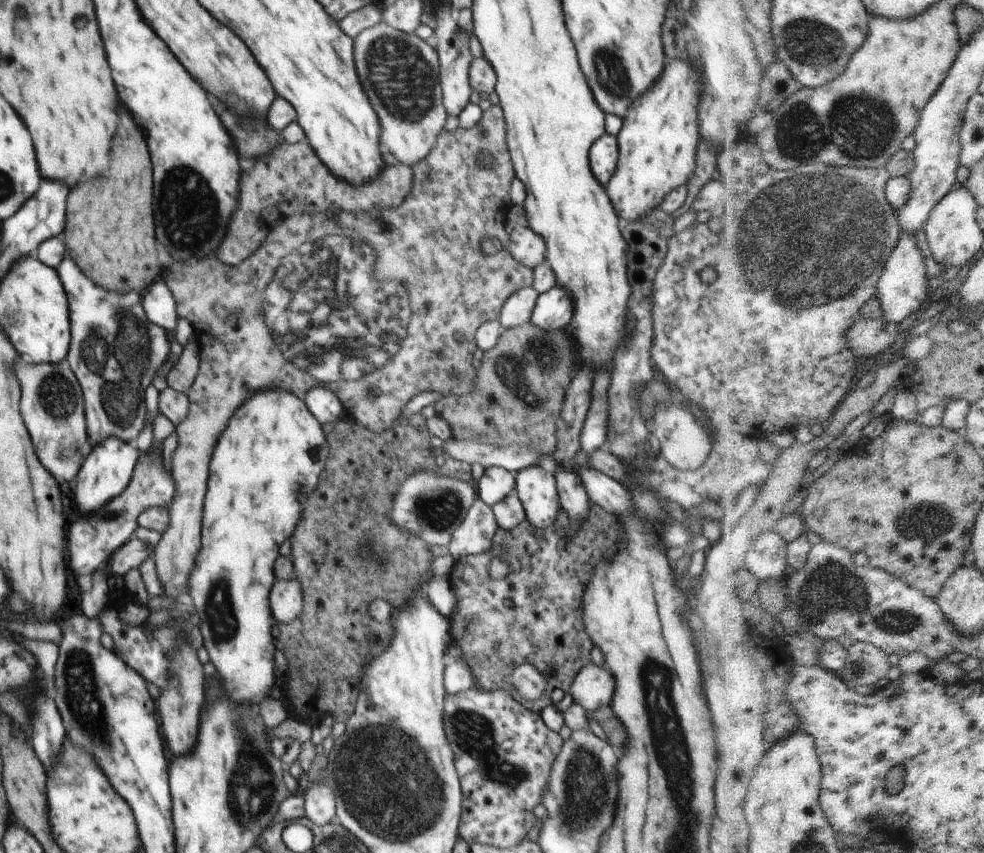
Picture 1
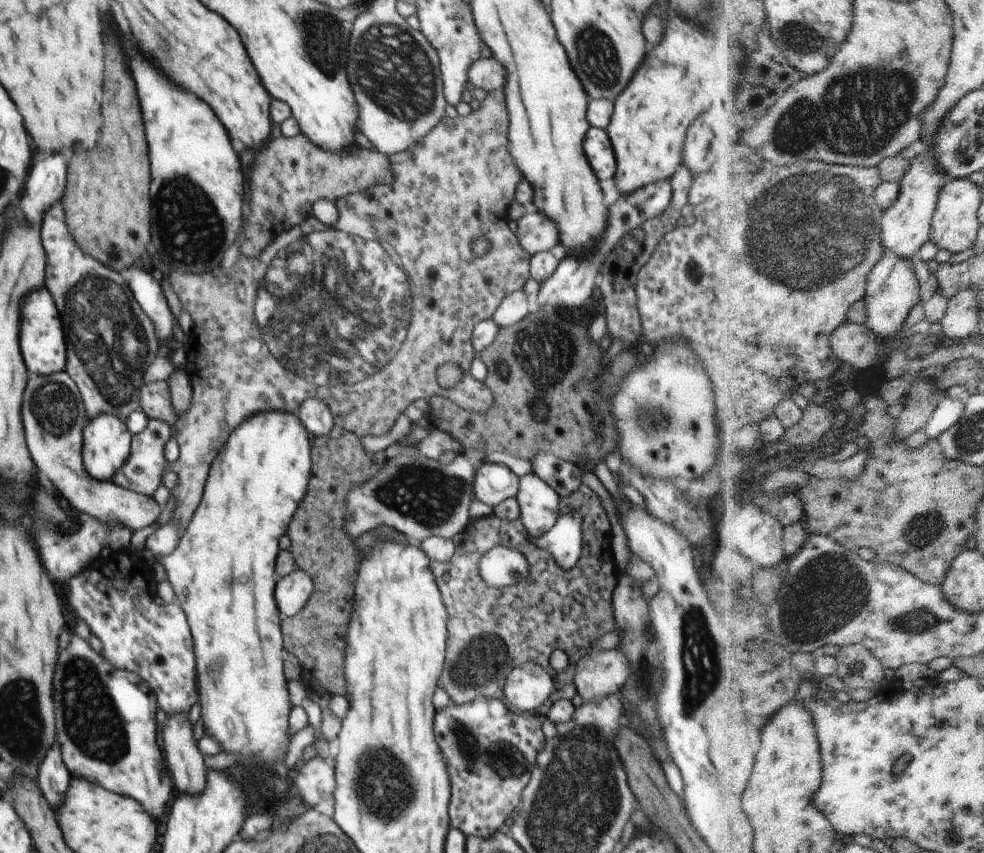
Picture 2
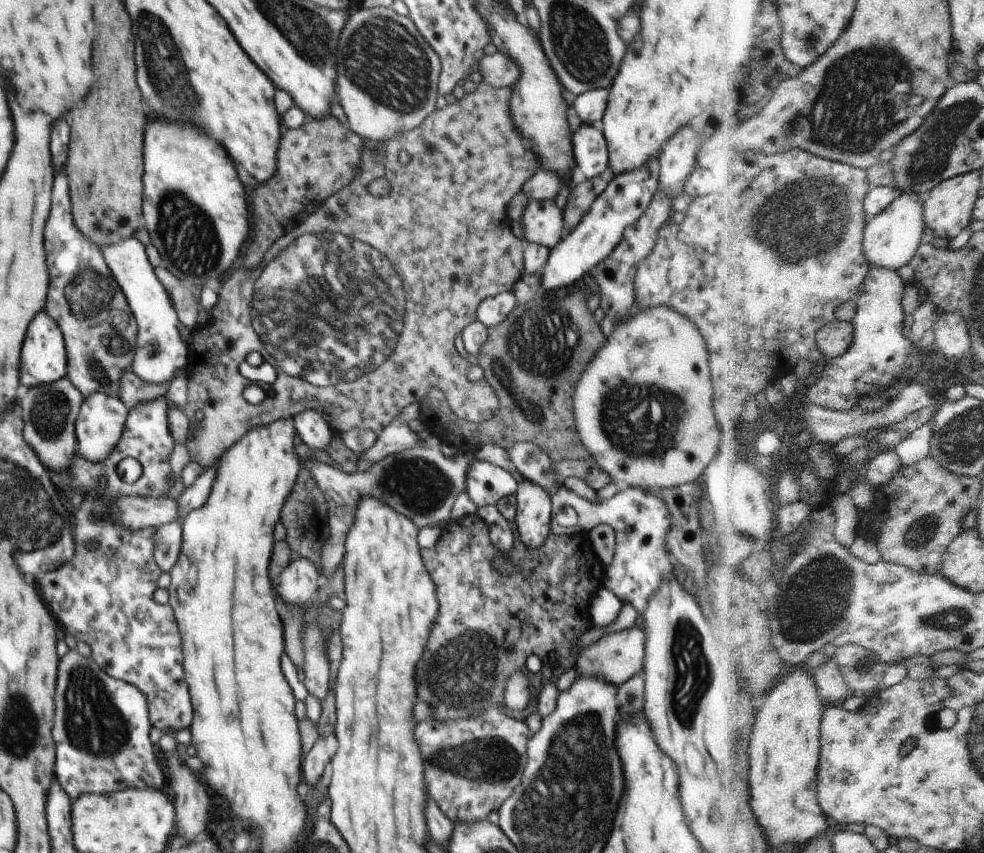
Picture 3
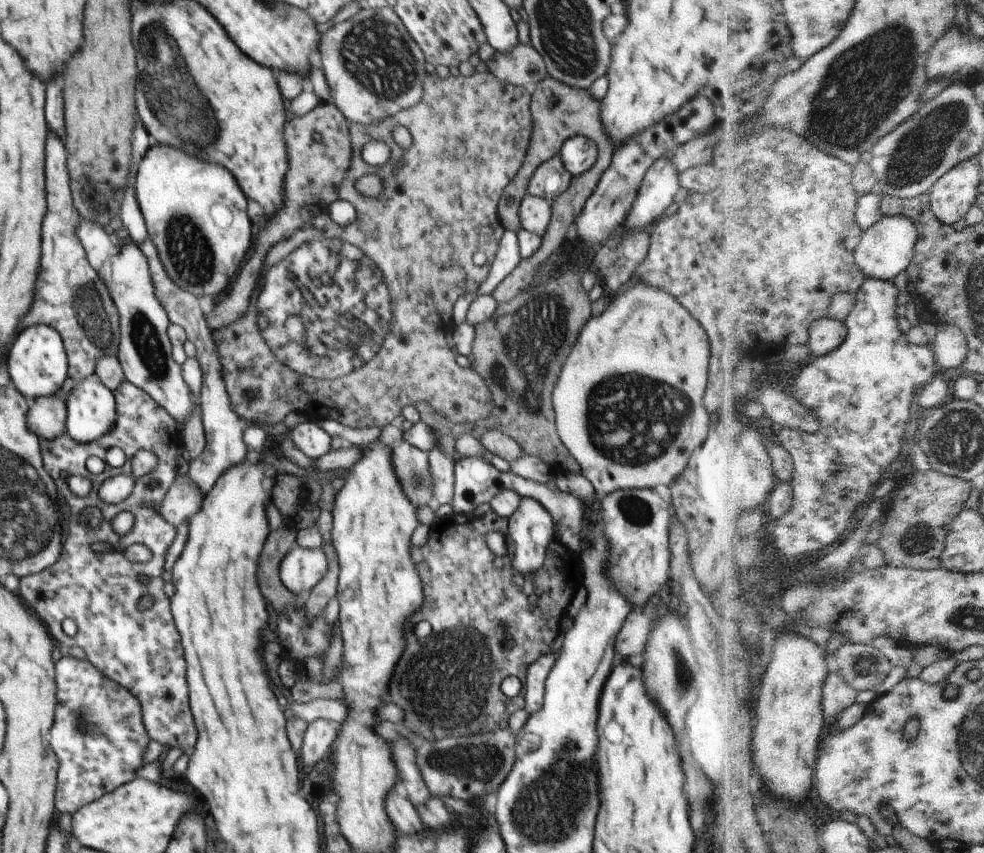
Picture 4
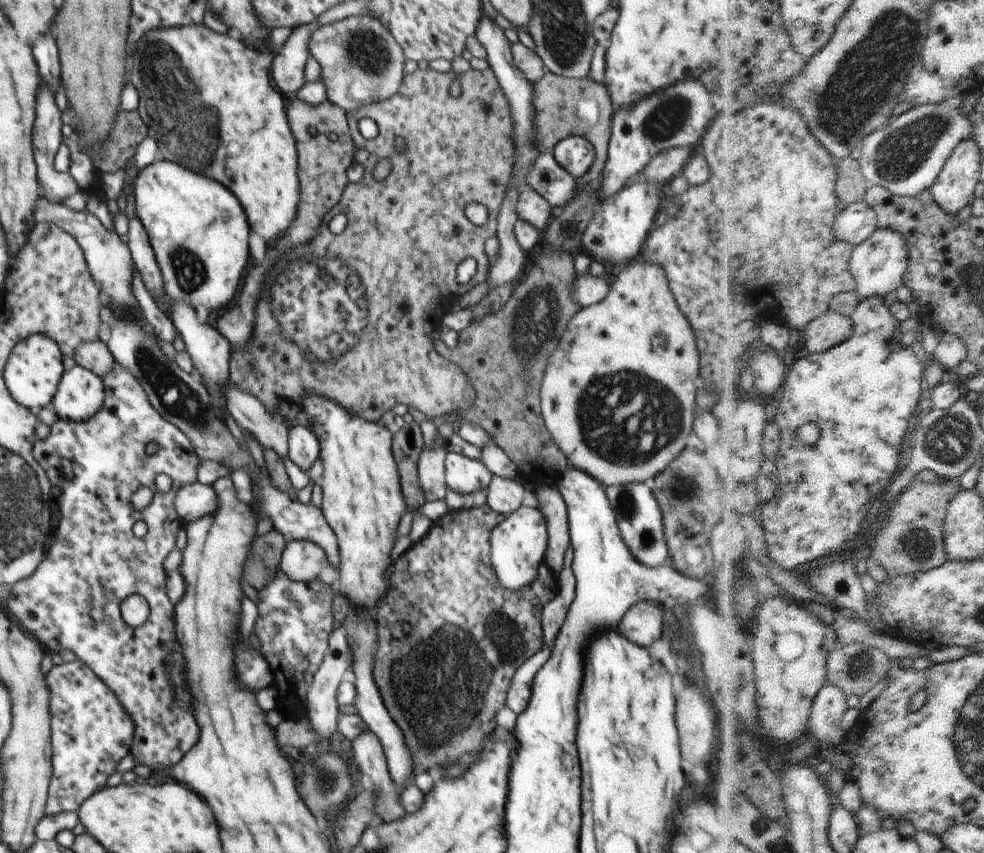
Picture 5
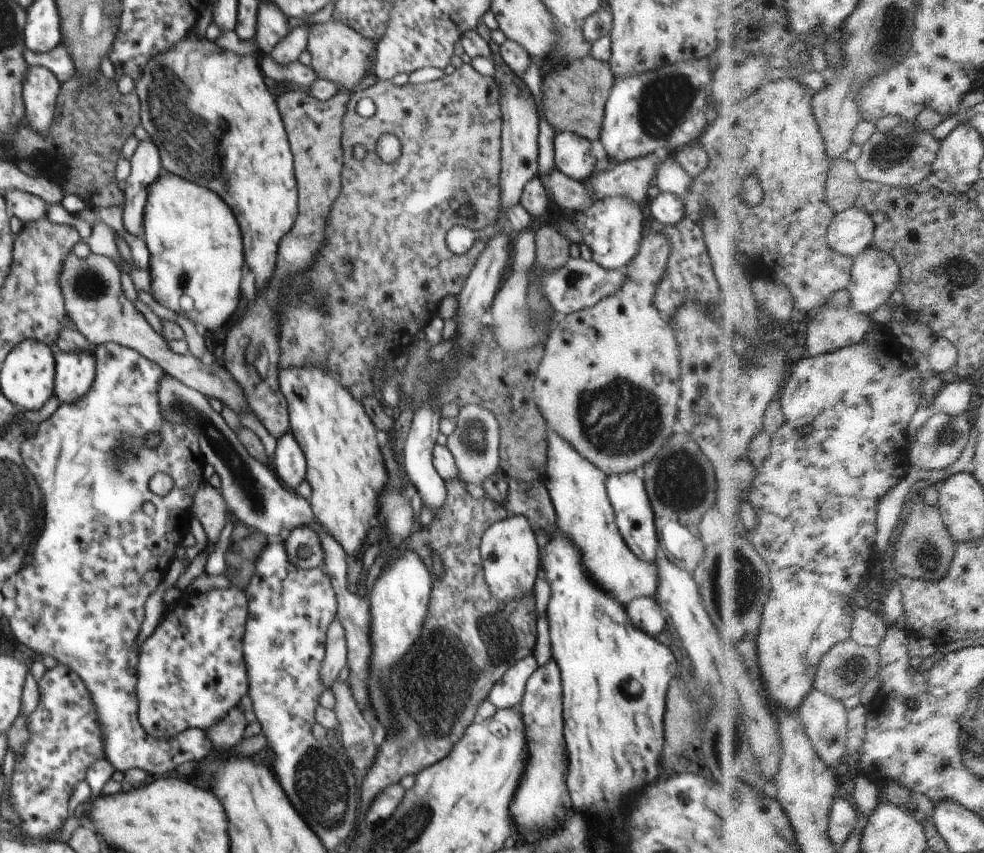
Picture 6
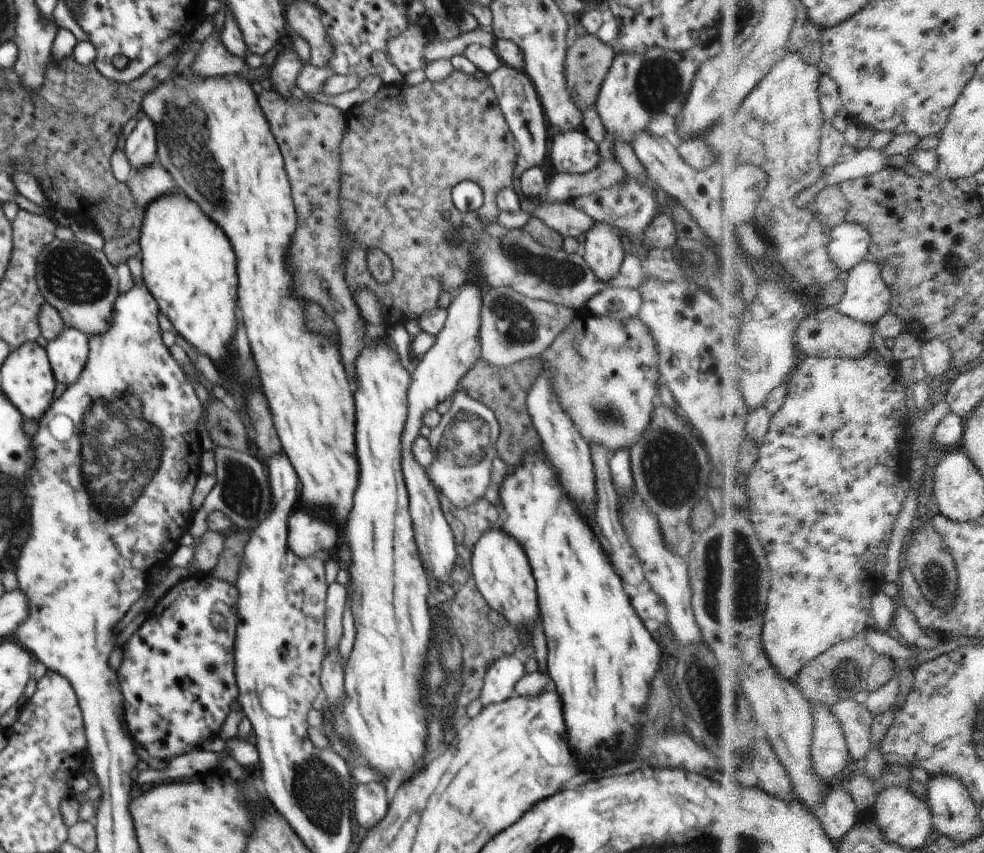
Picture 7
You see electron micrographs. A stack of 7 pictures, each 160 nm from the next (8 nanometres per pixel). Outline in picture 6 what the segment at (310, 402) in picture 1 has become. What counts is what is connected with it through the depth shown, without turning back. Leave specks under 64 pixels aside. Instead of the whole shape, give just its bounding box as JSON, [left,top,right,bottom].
[270,431,307,490]

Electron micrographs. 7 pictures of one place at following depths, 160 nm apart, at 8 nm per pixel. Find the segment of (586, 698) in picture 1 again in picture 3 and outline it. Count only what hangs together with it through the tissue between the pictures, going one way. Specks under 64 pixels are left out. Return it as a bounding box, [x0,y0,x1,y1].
[575,628,645,687]

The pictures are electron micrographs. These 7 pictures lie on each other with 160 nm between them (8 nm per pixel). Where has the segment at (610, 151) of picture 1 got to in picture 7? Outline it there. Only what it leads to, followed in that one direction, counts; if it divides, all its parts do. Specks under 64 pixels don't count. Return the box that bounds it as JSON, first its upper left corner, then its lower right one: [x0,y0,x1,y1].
[550,128,602,174]

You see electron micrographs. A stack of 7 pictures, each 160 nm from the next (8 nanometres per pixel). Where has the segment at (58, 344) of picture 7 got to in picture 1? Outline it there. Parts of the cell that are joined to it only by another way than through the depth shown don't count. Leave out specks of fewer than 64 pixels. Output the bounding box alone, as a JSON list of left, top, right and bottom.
[76,437,138,514]

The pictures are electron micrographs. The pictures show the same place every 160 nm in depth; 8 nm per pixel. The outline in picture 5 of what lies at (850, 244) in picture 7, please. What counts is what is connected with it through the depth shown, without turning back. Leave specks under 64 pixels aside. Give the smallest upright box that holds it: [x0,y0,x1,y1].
[834,201,879,246]

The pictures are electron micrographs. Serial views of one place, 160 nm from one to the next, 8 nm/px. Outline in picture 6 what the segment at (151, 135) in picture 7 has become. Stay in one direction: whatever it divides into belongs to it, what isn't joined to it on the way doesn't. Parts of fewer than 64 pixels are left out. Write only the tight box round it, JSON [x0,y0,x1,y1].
[123,140,163,238]

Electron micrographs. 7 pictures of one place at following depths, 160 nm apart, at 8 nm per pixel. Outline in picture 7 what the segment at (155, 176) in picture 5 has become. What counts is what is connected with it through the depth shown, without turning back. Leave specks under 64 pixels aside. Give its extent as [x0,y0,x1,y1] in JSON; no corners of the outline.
[139,193,236,365]

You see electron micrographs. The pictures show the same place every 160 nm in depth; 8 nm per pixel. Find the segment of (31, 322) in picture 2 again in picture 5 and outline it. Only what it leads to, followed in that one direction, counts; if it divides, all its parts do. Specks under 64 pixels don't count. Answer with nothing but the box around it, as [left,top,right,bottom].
[2,334,64,410]

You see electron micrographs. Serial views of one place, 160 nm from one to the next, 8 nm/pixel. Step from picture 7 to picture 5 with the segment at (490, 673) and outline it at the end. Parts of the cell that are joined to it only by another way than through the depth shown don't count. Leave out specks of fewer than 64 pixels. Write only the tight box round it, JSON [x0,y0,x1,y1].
[506,645,551,714]

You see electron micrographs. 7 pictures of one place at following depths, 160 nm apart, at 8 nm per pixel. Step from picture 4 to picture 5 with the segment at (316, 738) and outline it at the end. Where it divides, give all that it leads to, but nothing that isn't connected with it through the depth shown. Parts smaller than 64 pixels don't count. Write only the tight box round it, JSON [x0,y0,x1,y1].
[306,628,351,740]

